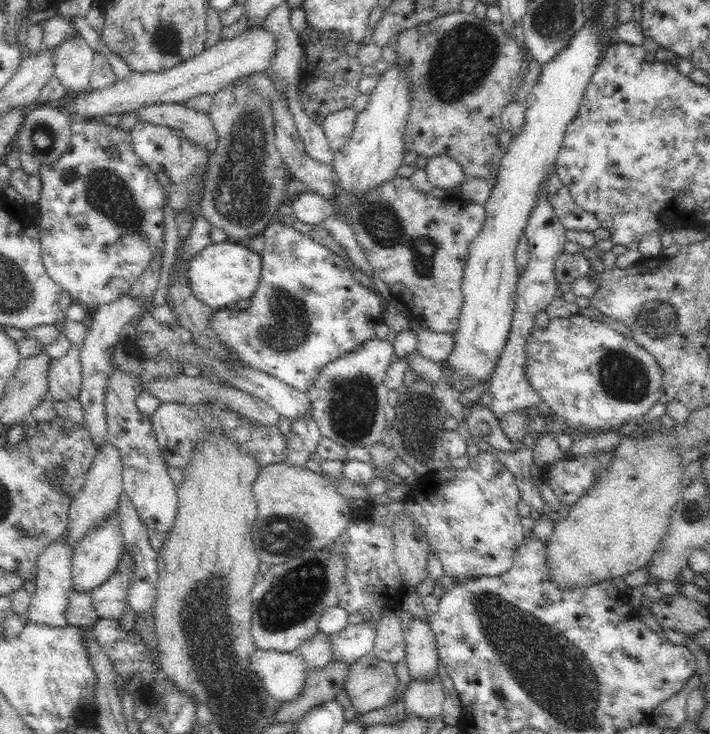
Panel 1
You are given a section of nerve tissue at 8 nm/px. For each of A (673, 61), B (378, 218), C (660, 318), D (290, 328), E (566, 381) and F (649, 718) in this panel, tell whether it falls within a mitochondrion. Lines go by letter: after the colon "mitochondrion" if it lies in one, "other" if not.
A: other
B: mitochondrion
C: mitochondrion
D: mitochondrion
E: other
F: other

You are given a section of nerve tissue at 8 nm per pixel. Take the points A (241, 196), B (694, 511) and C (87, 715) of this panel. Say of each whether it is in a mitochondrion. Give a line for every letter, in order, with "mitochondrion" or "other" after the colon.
A: mitochondrion
B: mitochondrion
C: other

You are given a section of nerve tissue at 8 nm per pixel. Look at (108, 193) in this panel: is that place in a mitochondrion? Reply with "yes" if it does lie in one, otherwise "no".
yes

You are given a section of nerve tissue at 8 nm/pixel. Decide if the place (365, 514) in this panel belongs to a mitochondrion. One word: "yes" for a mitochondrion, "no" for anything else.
no

